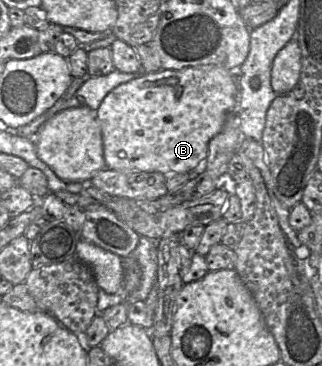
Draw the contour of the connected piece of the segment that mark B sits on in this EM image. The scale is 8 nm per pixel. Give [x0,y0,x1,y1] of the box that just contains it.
[97,65,236,174]

